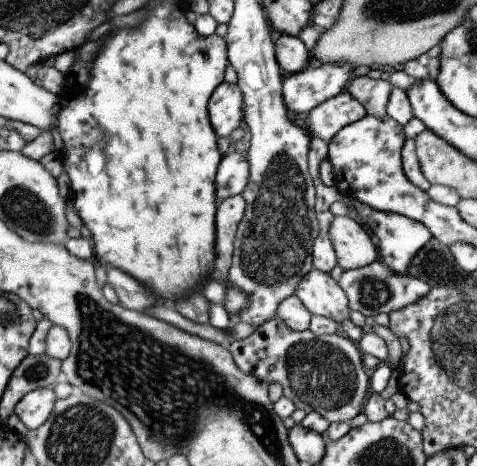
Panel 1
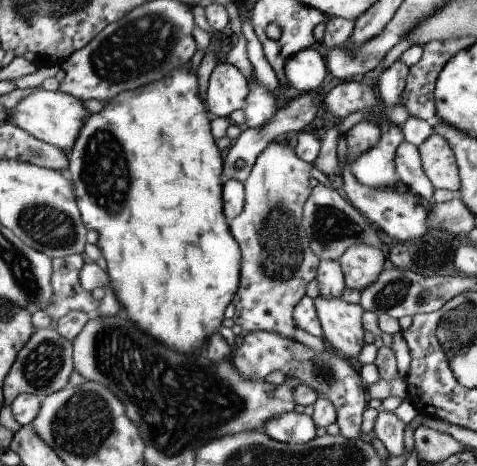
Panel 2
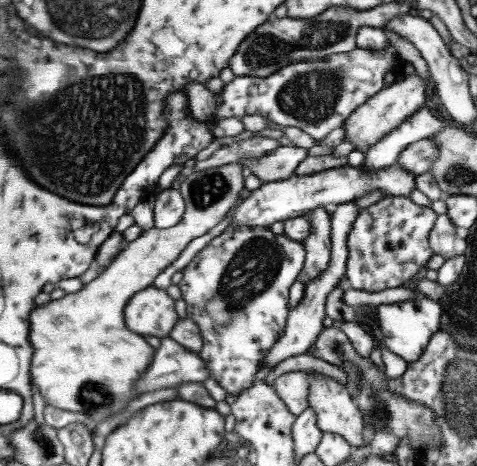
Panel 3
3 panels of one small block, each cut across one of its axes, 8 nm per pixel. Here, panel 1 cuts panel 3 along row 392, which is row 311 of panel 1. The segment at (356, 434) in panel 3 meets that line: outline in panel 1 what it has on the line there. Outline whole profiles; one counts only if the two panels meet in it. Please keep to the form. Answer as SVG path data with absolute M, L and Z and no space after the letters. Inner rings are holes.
M315 268L311 274L307 274L307 278L303 278L303 282L299 282L299 290L295 292L295 296L313 316L333 318L335 322L339 322L339 326L349 320L351 302L345 290L331 278L329 272L321 272Z

